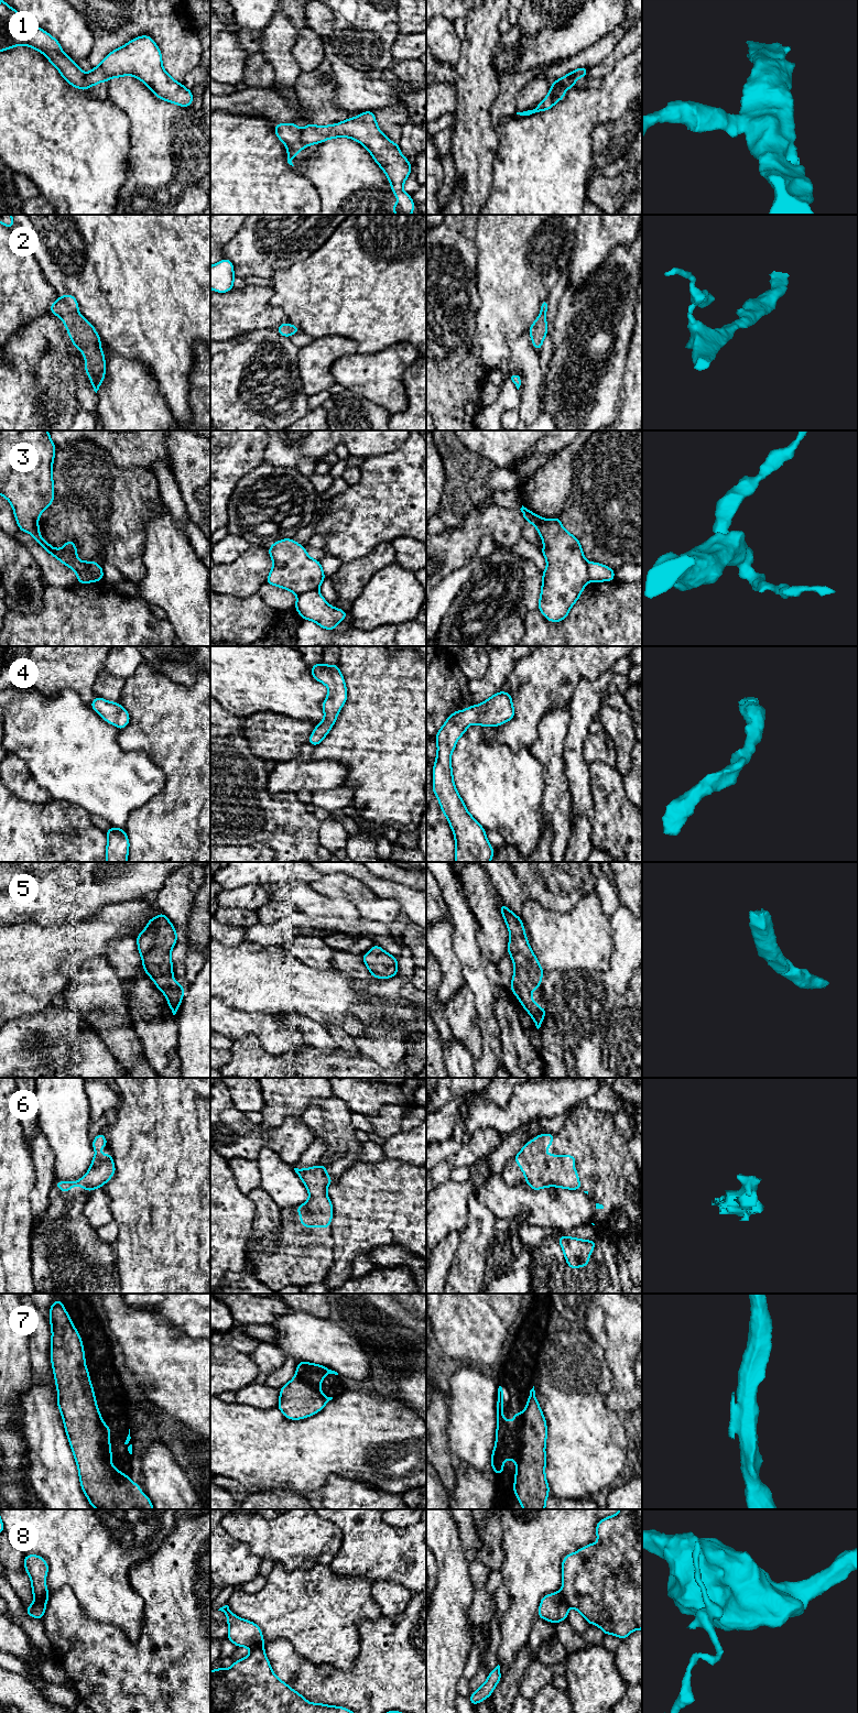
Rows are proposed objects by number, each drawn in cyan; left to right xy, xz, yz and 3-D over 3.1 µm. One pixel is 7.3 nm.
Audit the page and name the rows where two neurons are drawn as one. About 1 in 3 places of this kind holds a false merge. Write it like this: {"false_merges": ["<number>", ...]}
{"false_merges": ["1", "3", "7", "8"]}

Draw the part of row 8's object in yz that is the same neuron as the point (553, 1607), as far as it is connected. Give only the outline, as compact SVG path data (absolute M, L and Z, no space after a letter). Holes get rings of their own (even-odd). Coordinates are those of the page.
M562 1591L555 1592L542 1597L537 1615L545 1621L558 1624L567 1618L568 1606Z

